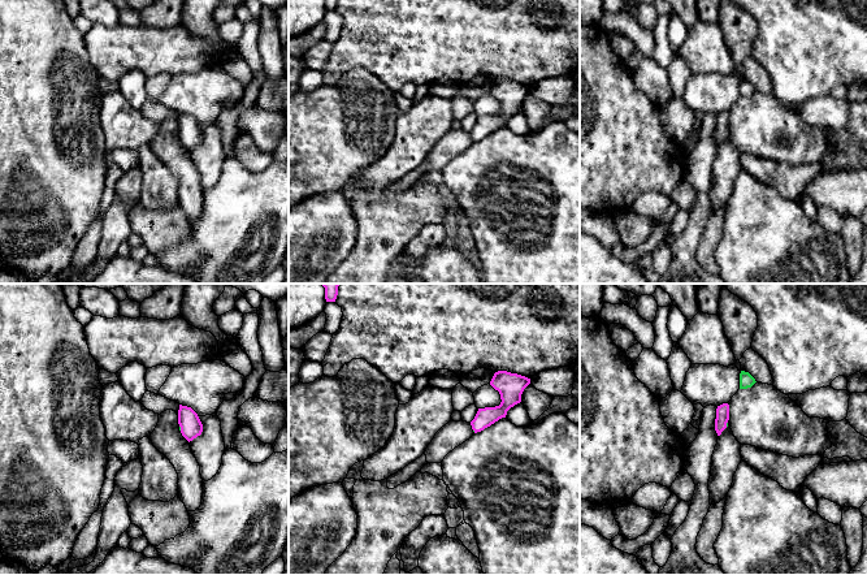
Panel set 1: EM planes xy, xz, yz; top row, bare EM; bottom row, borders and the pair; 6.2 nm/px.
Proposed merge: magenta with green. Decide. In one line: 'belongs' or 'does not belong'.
does not belong

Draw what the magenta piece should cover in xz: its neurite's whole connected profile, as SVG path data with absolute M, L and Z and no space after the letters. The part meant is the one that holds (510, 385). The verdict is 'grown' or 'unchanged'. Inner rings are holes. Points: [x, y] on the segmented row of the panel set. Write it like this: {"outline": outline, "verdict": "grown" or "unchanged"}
{"outline": "M507 371L495 372L490 385L499 392L502 402L495 407L478 408L474 419L471 421L474 433L506 418L507 411L521 402L521 394L529 384L530 379L525 376Z", "verdict": "unchanged"}

